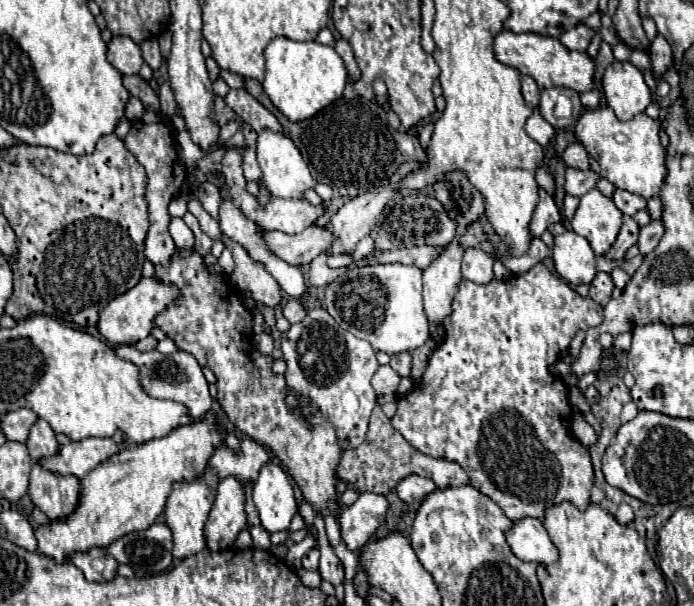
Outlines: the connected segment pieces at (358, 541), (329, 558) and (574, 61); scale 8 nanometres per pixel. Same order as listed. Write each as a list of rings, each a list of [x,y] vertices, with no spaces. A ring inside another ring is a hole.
[[[363,492],[359,498],[341,512],[339,526],[341,538],[349,550],[355,550],[369,542],[369,538],[385,524],[389,502],[375,492]]]
[[[315,514],[315,532],[317,532],[317,540],[319,540],[319,552],[321,552],[321,562],[319,562],[319,572],[321,572],[321,578],[331,582],[333,586],[339,586],[343,582],[343,564],[341,560],[335,556],[329,540],[327,540],[327,534],[325,534],[325,522],[321,516]]]
[[[501,30],[495,36],[493,42],[493,52],[495,58],[501,64],[513,66],[515,70],[521,72],[521,76],[531,76],[539,84],[539,88],[553,88],[553,86],[563,86],[571,88],[575,92],[585,92],[593,88],[593,60],[585,52],[571,52],[567,50],[559,38],[551,36],[541,36],[541,34],[515,34],[509,30]]]

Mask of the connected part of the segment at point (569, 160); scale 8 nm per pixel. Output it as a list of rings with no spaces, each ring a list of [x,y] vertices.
[[[573,142],[573,144],[569,144],[569,146],[565,148],[565,152],[563,152],[563,162],[565,162],[567,166],[571,166],[571,168],[577,168],[577,170],[591,168],[591,166],[589,166],[589,156],[587,156],[585,148],[583,148],[581,144],[577,144],[577,142]]]

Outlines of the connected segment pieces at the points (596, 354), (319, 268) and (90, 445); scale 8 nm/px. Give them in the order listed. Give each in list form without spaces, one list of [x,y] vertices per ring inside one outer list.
[[[589,330],[581,346],[579,358],[571,364],[569,374],[581,378],[587,372],[597,372],[599,364],[601,364],[601,344],[599,344],[599,338],[591,338],[591,330]]]
[[[315,258],[311,264],[309,264],[309,284],[311,286],[327,286],[331,284],[335,278],[339,278],[341,274],[345,274],[349,268],[329,268],[325,264],[323,258]]]
[[[123,434],[113,438],[85,438],[79,442],[69,442],[59,446],[53,456],[41,458],[41,466],[55,474],[73,474],[81,480],[89,470],[117,454],[121,450],[121,440]]]

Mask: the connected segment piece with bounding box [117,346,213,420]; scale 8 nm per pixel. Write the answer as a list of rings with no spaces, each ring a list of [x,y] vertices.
[[[123,346],[117,348],[117,354],[121,352],[121,358],[133,362],[139,366],[141,370],[141,384],[145,388],[145,392],[153,398],[165,398],[165,400],[173,400],[173,402],[181,402],[187,406],[189,414],[199,420],[203,418],[209,410],[211,410],[211,396],[209,396],[209,388],[207,388],[207,380],[197,364],[197,360],[189,354],[189,352],[173,352],[169,356],[153,350],[153,352],[139,352],[131,346]]]

